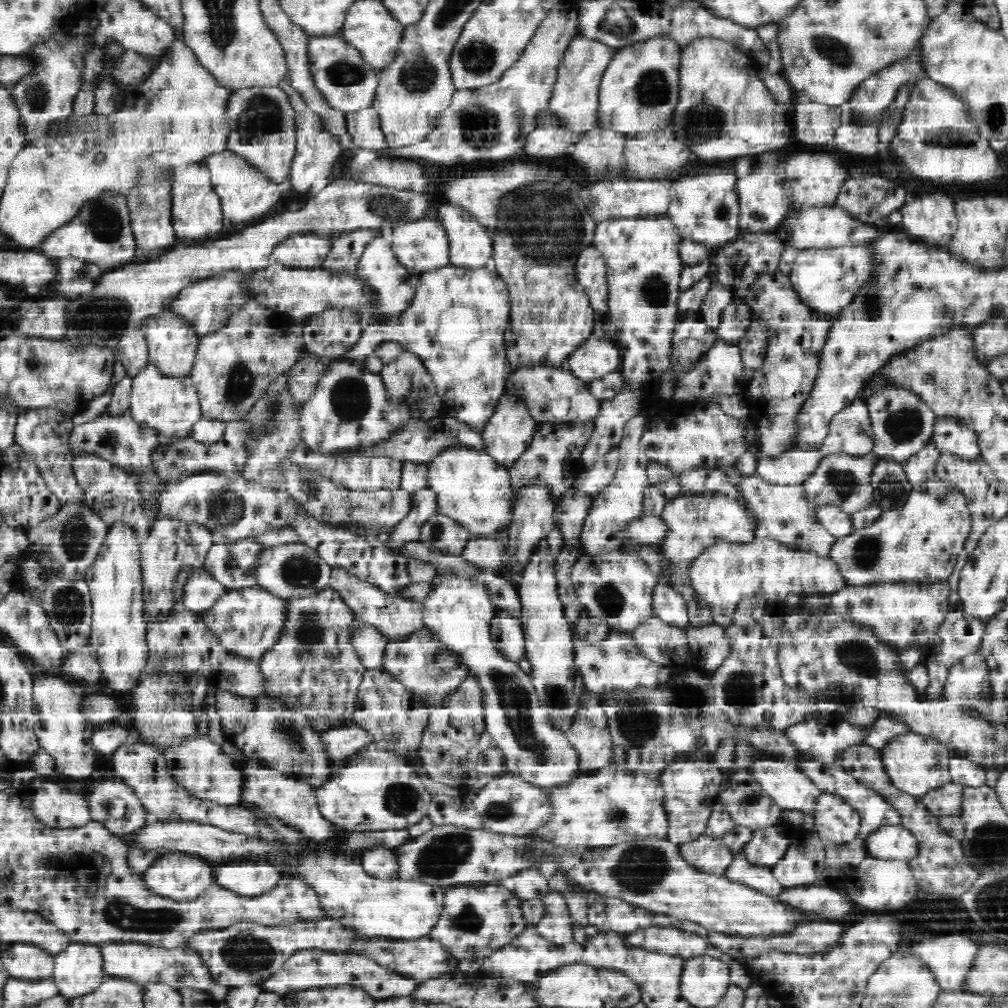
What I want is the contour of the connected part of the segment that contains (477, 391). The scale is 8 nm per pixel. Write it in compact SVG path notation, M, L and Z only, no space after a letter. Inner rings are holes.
M449 263L434 270L420 273L414 299L407 310L398 316L386 319L378 324L365 324L363 334L355 348L342 358L359 358L365 360L367 354L375 352L385 341L397 341L403 350L417 354L436 385L437 395L443 400L443 414L471 424L484 430L486 420L490 418L496 402L513 373L512 364L507 355L506 332L511 321L510 296L506 282L485 266L470 268L454 266Z

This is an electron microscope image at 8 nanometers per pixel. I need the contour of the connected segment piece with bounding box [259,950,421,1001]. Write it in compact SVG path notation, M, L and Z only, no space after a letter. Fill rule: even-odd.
M304 950L296 952L288 958L288 962L282 965L280 972L272 974L270 978L260 982L260 988L268 992L278 992L284 994L288 990L302 990L307 988L316 988L320 986L338 986L338 984L352 984L361 986L367 990L377 1001L388 997L408 996L414 994L421 981L402 974L397 970L390 970L388 966L384 968L383 964L376 964L374 960L366 955L358 953L337 953L324 952L324 950Z

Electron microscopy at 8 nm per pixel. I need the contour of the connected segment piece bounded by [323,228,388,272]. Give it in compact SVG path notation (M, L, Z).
M356 228L336 235L323 266L332 270L355 272L366 245L386 234L388 232L384 228Z

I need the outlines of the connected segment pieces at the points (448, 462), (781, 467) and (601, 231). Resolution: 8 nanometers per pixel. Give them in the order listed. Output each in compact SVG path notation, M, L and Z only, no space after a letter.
M448 450L429 465L429 486L437 490L439 507L437 512L451 516L472 537L500 537L504 541L502 563L498 571L510 583L518 586L522 568L515 562L515 550L509 546L509 530L516 490L512 486L511 470L500 464L487 452L472 450Z
M822 444L820 447L792 450L779 457L759 456L757 473L772 484L803 484L829 454Z
M667 212L654 216L630 216L630 218L610 218L597 223L592 244L600 250L606 263L608 304L606 319L616 325L620 336L616 341L622 353L620 373L635 386L644 387L654 383L658 375L671 366L670 348L672 330L679 320L677 304L681 293L681 274L686 266L680 256L680 243L683 236L672 222Z

